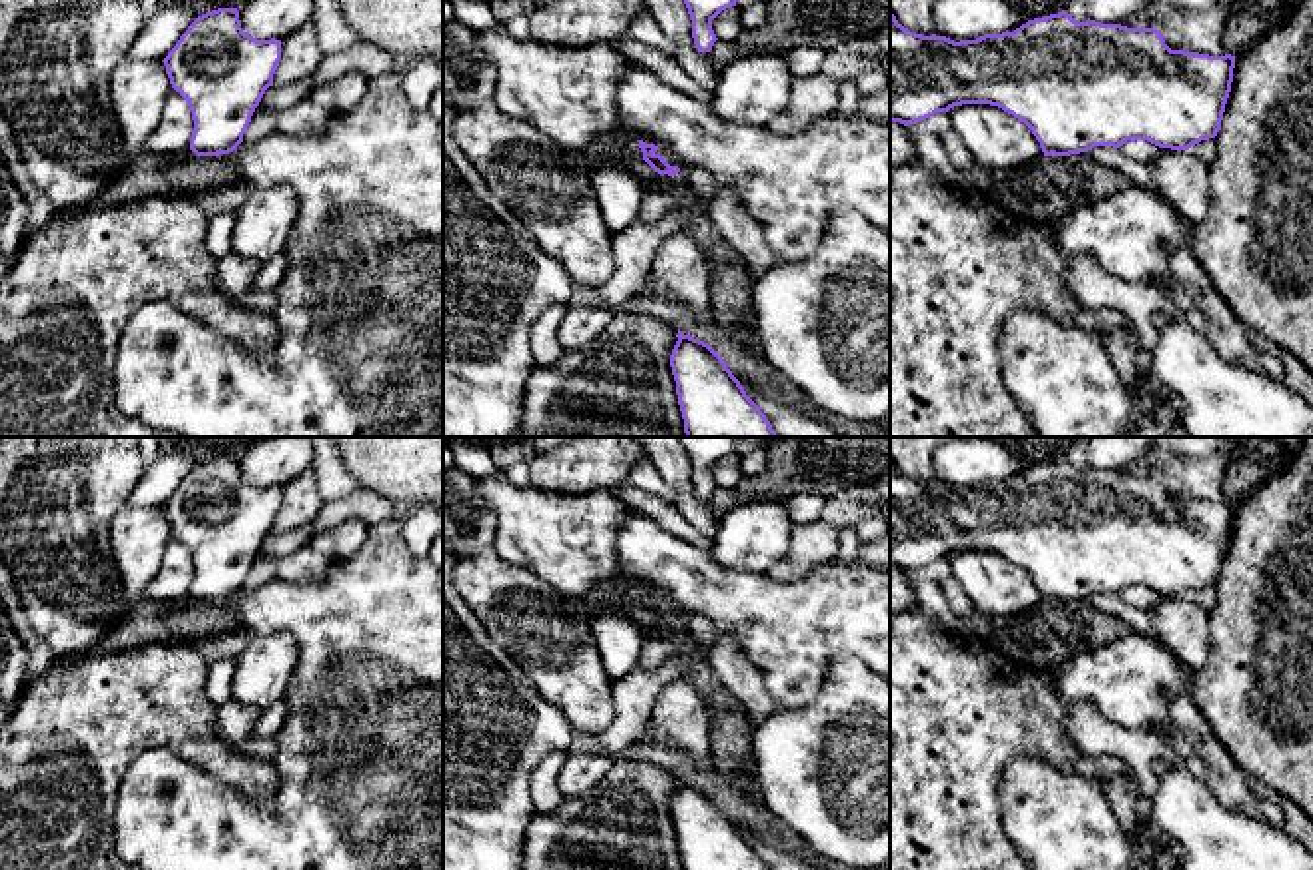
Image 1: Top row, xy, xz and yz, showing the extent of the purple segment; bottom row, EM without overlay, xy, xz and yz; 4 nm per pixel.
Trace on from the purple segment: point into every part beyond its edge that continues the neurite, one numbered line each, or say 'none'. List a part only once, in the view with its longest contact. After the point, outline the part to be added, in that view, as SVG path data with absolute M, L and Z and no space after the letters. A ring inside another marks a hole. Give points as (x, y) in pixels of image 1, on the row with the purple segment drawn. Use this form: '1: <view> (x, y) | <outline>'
none

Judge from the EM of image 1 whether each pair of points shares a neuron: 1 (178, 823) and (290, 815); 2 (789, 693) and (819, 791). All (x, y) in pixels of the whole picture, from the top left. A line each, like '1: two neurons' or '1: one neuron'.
1: one neuron
2: two neurons

